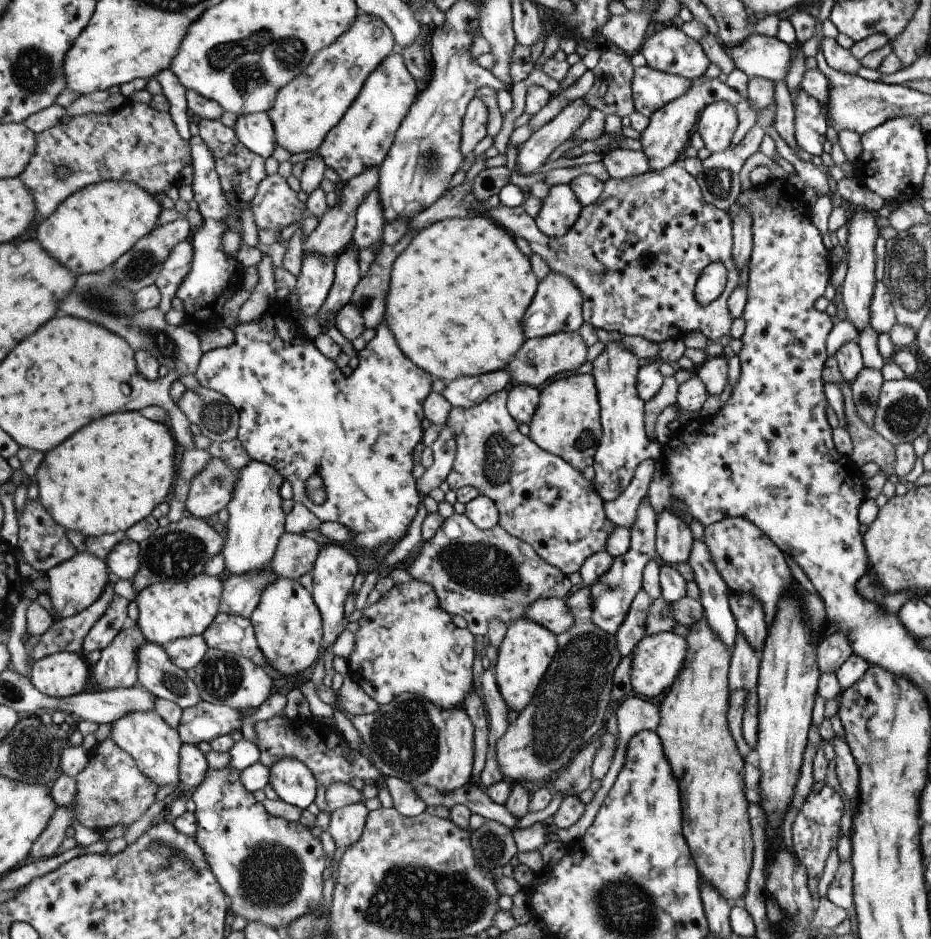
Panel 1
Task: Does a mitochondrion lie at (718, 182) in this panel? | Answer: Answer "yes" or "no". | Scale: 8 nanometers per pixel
yes

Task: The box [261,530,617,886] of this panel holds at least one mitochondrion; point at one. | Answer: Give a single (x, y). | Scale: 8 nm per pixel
(569, 704)

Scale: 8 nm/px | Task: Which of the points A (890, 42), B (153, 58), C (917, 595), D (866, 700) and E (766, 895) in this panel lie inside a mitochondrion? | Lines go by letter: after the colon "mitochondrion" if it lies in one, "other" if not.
A: other
B: other
C: other
D: other
E: other

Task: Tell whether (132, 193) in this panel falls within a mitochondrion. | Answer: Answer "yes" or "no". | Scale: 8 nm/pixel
no

